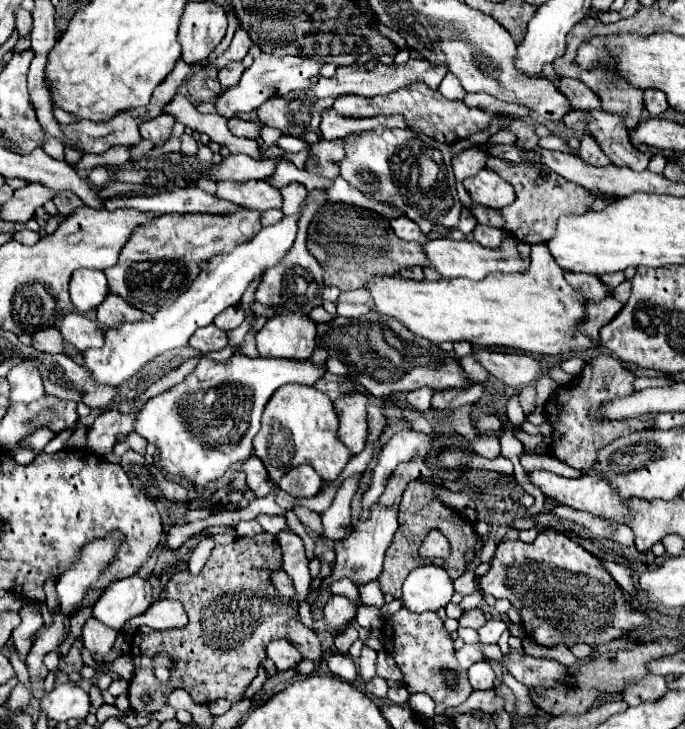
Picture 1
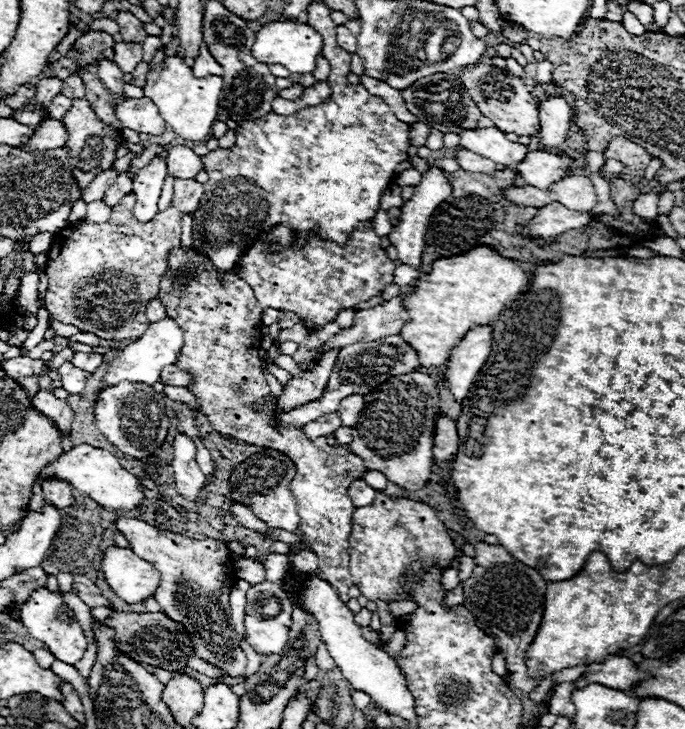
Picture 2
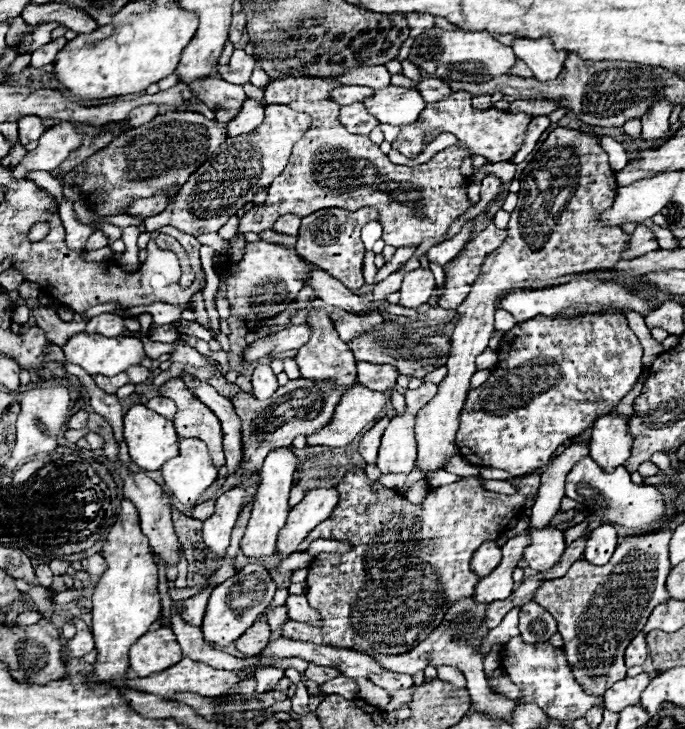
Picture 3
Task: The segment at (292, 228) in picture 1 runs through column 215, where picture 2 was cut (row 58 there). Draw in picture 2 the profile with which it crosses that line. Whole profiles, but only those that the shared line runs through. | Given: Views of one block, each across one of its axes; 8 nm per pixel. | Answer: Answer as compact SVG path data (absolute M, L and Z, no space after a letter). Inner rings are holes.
M294 20L268 22L260 32L256 32L256 42L252 46L252 56L264 64L282 64L292 74L312 74L316 70L316 60L322 54L322 36L308 24L298 24Z

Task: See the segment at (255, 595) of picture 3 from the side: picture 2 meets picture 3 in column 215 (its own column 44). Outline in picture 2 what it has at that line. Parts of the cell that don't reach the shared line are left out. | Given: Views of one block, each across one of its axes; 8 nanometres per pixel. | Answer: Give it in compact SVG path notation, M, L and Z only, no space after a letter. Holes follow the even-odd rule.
M42 588L42 590L38 590L38 592L32 592L30 600L22 606L20 614L22 614L22 624L24 624L26 630L32 634L32 638L44 642L46 648L48 648L58 660L62 660L64 664L74 666L74 664L82 658L82 654L86 652L88 640L86 640L80 624L78 624L74 612L64 606L60 592L52 594L52 592L48 592L46 588Z

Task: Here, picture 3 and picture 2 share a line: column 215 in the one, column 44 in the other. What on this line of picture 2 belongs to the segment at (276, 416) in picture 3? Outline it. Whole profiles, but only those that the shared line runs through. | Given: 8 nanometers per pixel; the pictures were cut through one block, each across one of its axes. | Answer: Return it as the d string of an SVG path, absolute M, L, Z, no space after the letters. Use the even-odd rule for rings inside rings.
M46 480L42 484L42 492L44 492L44 500L50 502L54 508L58 510L66 510L74 506L74 496L72 496L72 488L66 482L58 482L58 480Z

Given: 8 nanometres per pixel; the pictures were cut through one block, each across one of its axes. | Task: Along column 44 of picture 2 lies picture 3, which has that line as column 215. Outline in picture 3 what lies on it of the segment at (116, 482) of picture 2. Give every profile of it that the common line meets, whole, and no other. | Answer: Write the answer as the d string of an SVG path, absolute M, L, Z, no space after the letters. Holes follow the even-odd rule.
M184 438L180 442L180 454L170 458L160 470L170 494L186 506L194 506L196 498L218 476L206 444L198 438Z

